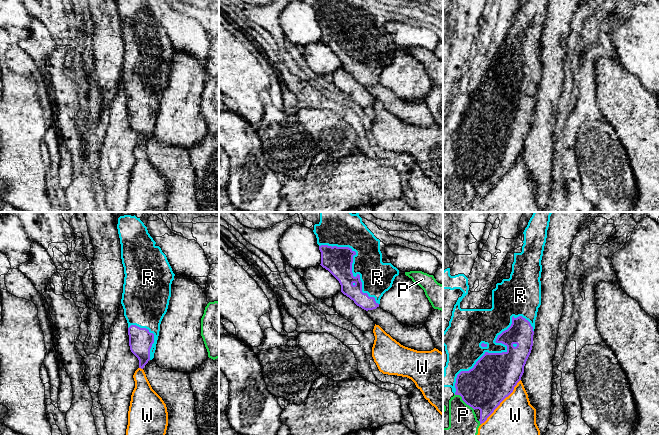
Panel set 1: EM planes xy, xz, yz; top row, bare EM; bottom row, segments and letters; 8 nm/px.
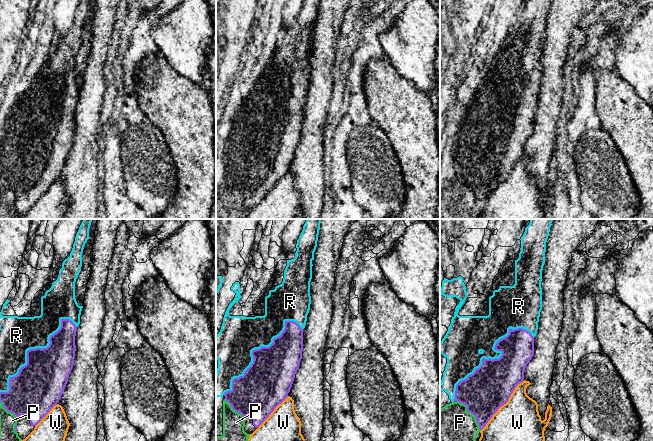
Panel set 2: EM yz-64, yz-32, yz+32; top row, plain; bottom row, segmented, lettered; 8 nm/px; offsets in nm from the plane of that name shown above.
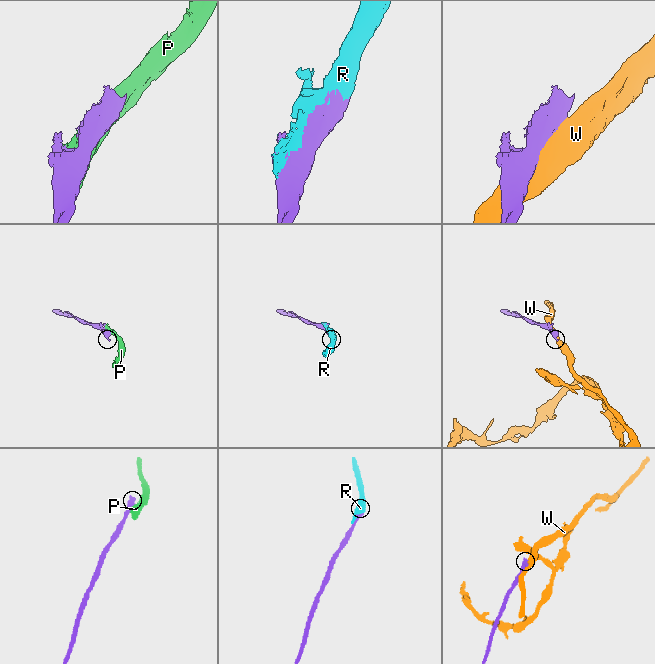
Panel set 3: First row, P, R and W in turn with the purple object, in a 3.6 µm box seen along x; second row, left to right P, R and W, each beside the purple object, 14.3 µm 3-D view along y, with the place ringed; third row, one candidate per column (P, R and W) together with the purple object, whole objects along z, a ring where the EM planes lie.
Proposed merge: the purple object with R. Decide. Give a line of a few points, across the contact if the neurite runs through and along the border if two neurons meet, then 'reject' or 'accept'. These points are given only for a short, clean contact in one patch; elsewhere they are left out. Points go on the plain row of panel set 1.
accept

